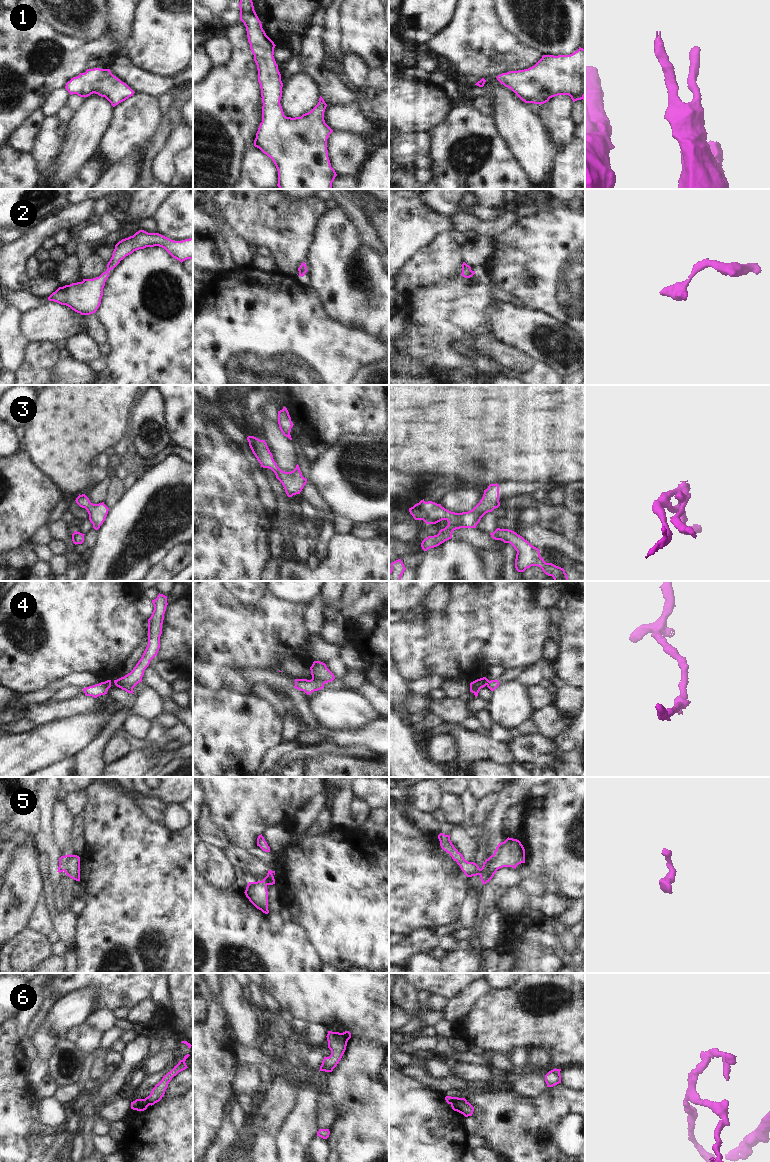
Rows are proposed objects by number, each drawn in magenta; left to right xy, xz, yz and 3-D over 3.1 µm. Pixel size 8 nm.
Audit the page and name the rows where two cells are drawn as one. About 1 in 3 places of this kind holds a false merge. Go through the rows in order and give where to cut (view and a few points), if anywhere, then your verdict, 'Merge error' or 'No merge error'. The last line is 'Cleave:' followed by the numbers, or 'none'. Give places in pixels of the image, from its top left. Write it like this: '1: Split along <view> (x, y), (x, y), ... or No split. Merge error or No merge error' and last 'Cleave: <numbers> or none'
1: No split. No merge error
2: No split. No merge error
3: No split. No merge error
4: Split along xz (312, 678), (324, 683). Merge error
5: No split. No merge error
6: Split along yz (459, 1098), (450, 1103). Merge error
Cleave: 4, 6.

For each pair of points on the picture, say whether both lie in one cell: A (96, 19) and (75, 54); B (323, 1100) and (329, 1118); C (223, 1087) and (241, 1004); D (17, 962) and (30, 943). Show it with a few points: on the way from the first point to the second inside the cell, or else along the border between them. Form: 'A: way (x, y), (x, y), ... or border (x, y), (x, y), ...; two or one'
A: border (61, 33), (83, 39), (97, 39), (107, 34); two
B: way (325, 1104), (326, 1114); one
C: border (228, 1030), (233, 1038); two
D: way (20, 957), (28, 948); one

